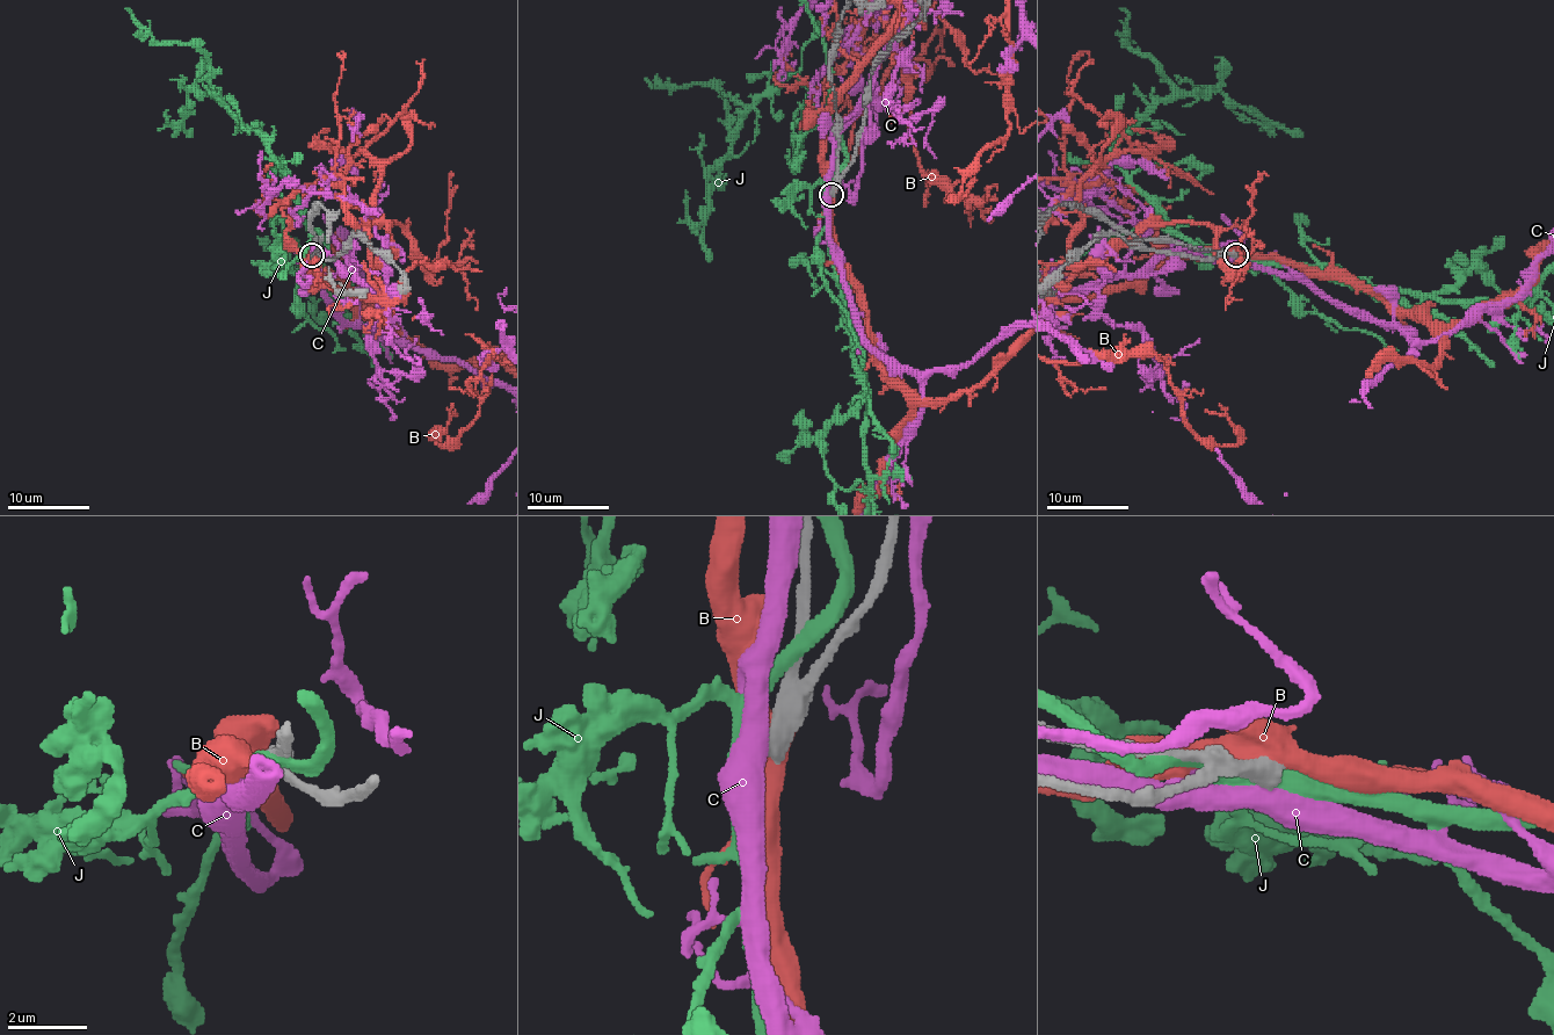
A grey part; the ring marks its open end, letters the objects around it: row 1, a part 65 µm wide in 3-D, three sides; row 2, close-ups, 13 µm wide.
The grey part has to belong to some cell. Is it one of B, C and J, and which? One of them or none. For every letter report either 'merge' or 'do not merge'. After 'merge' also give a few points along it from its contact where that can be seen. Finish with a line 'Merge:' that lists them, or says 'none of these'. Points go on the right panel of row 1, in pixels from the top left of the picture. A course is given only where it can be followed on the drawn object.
B: do not merge
C: do not merge
J: do not merge
Merge: none of these

